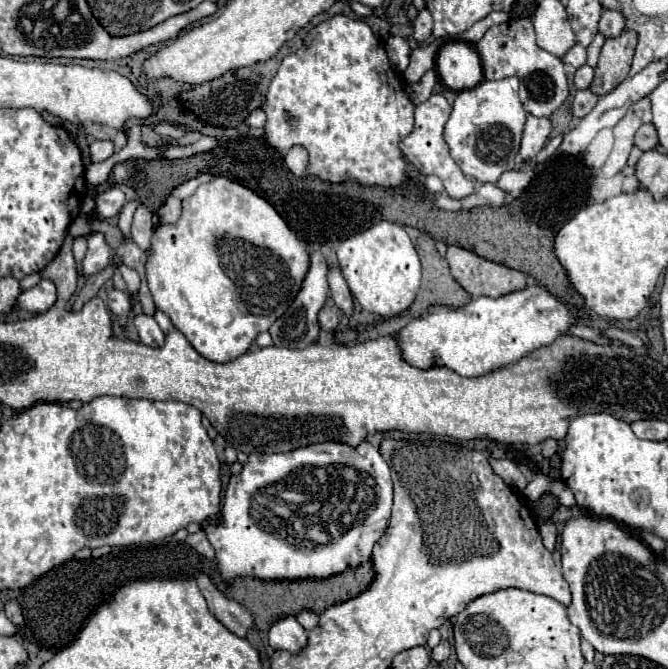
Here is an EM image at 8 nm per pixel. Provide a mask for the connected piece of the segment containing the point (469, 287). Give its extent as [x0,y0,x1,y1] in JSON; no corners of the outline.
[447,246,527,298]

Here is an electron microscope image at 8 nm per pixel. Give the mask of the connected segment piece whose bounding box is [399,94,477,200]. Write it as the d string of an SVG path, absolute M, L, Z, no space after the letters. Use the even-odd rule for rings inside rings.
M433 94L427 102L419 104L415 108L415 126L413 130L399 142L401 152L409 158L411 164L415 164L415 168L423 174L435 174L445 188L445 194L451 198L467 198L471 194L475 194L475 186L477 182L471 180L469 176L465 176L461 172L461 168L457 166L457 162L449 156L449 146L443 140L443 118L449 118L451 114L451 106L449 102L441 96L441 94Z

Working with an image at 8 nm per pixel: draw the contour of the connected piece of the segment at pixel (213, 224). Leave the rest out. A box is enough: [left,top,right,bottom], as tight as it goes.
[147,176,309,362]

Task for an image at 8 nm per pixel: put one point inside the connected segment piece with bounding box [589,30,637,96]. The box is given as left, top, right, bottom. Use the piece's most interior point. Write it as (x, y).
(613, 67)

